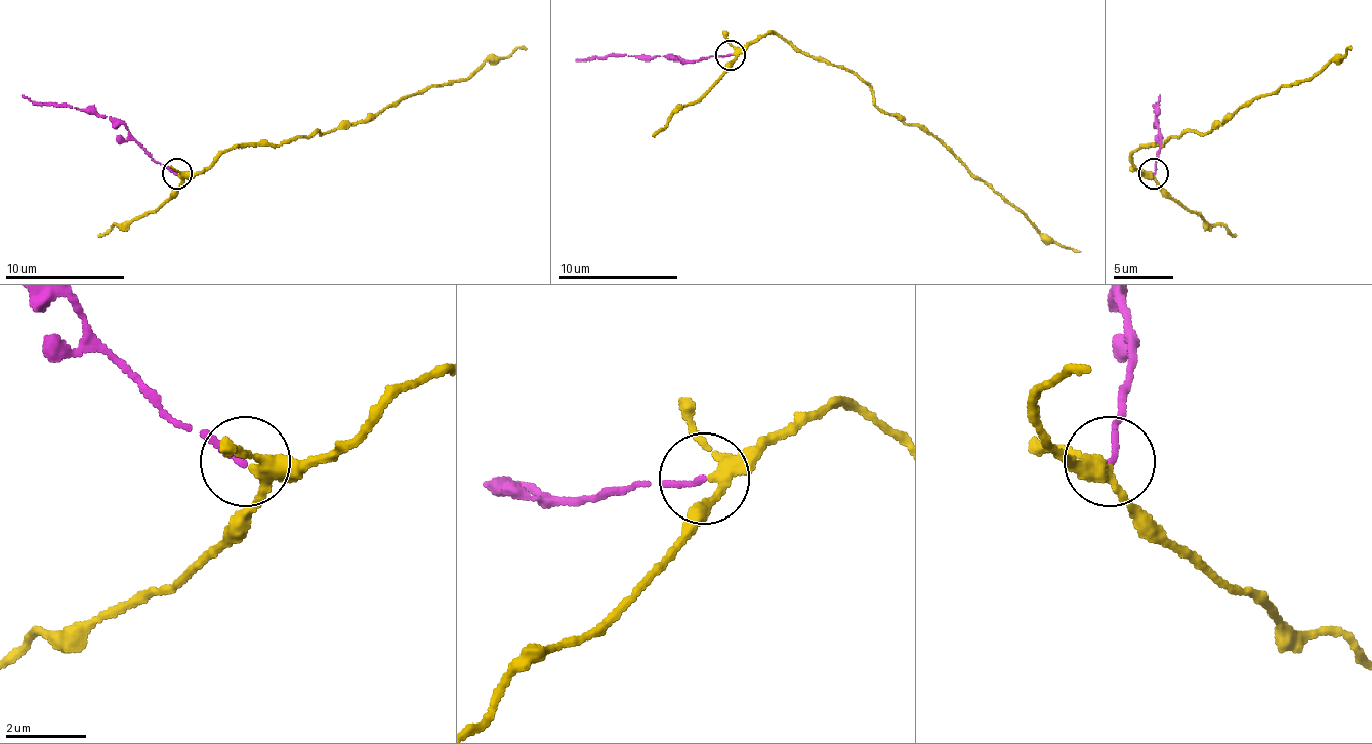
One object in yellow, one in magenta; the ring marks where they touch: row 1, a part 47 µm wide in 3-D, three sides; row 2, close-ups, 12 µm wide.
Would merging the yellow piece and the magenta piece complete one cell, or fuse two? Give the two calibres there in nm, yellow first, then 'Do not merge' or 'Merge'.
Thickness 260 nm (yellow) against 150 nm. Do not merge

